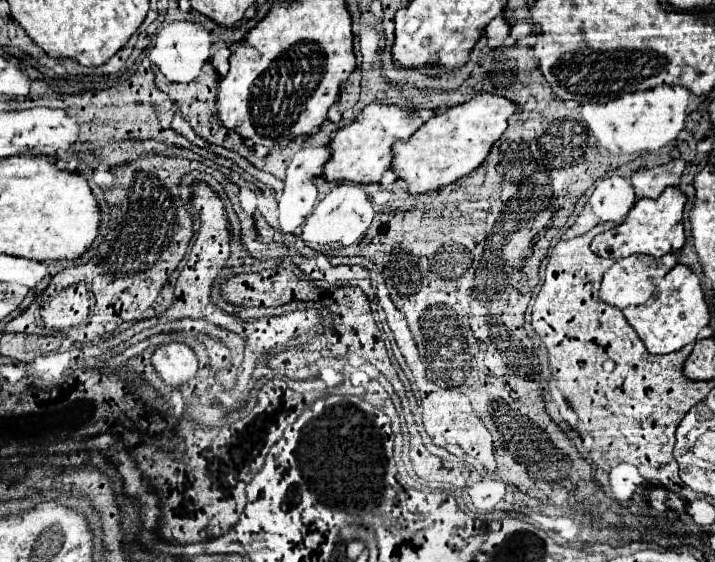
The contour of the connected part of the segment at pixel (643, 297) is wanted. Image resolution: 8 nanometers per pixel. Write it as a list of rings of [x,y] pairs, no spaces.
[[[634,254],[634,256],[626,256],[622,260],[618,260],[602,278],[602,284],[600,284],[600,300],[610,304],[610,306],[616,306],[620,310],[628,308],[628,306],[638,306],[638,304],[644,304],[656,290],[658,282],[664,278],[664,274],[668,270],[672,270],[674,266],[678,264],[676,256],[674,254],[666,254],[662,258],[650,258],[648,254]]]

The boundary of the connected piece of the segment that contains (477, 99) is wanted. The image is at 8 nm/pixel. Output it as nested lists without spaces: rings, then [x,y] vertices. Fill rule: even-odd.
[[[476,94],[470,102],[448,108],[432,116],[408,142],[396,142],[392,148],[394,172],[408,182],[410,194],[432,192],[470,174],[488,156],[492,144],[508,128],[508,116],[518,110],[508,98],[496,94]]]

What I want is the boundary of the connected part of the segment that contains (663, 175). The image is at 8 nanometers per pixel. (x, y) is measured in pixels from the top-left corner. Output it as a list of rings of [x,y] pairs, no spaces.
[[[676,160],[672,168],[656,166],[650,170],[640,170],[632,174],[632,186],[638,198],[658,198],[664,188],[678,186],[678,180],[686,168],[684,160]]]

